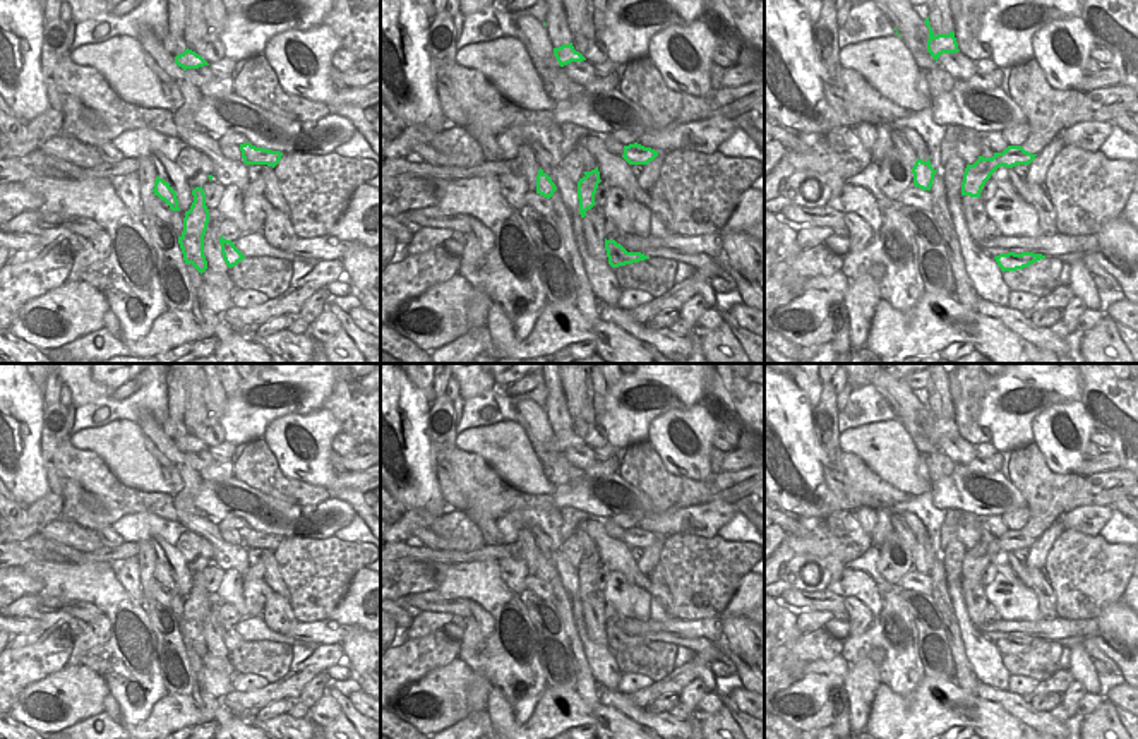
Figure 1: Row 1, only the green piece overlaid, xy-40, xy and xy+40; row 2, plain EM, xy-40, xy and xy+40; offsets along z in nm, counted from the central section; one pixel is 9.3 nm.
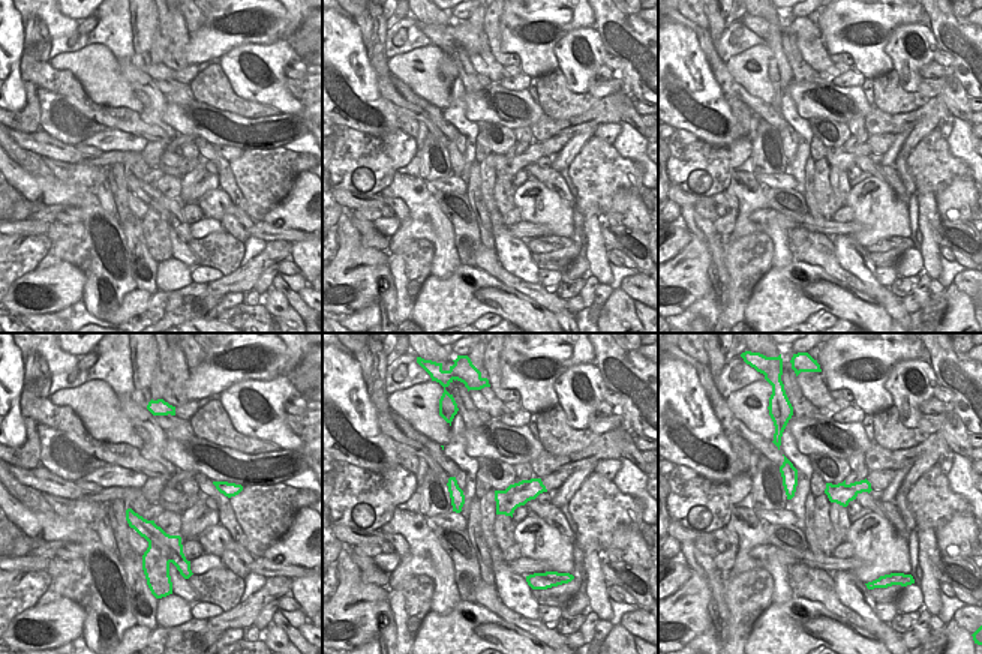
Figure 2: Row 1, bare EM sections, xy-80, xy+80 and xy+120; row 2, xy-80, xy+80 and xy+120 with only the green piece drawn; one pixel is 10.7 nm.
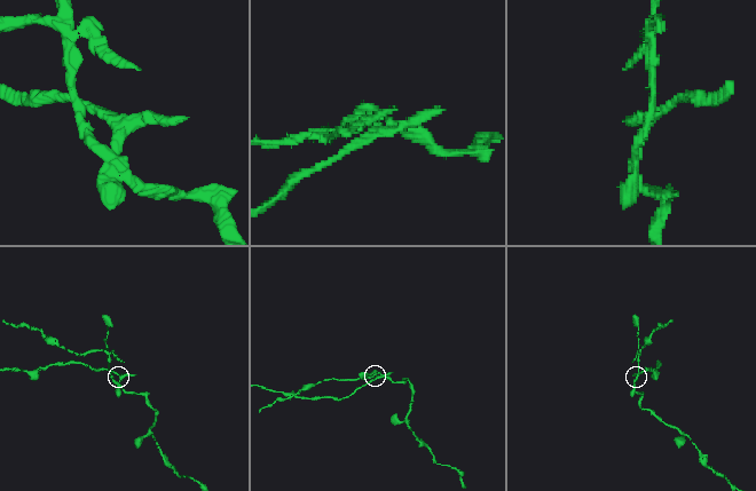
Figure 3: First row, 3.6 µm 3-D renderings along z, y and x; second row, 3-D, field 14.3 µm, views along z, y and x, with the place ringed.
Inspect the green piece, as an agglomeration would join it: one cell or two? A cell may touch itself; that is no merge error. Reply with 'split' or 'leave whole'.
split

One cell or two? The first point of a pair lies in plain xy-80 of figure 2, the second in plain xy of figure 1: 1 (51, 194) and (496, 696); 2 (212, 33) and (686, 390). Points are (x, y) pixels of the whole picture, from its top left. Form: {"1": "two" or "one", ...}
{"1": "two", "2": "one"}

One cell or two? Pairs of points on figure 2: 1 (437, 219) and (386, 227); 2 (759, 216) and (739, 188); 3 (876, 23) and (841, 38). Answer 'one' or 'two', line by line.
1: two
2: two
3: one

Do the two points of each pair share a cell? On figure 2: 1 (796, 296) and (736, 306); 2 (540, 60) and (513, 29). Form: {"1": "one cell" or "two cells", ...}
{"1": "two cells", "2": "one cell"}

